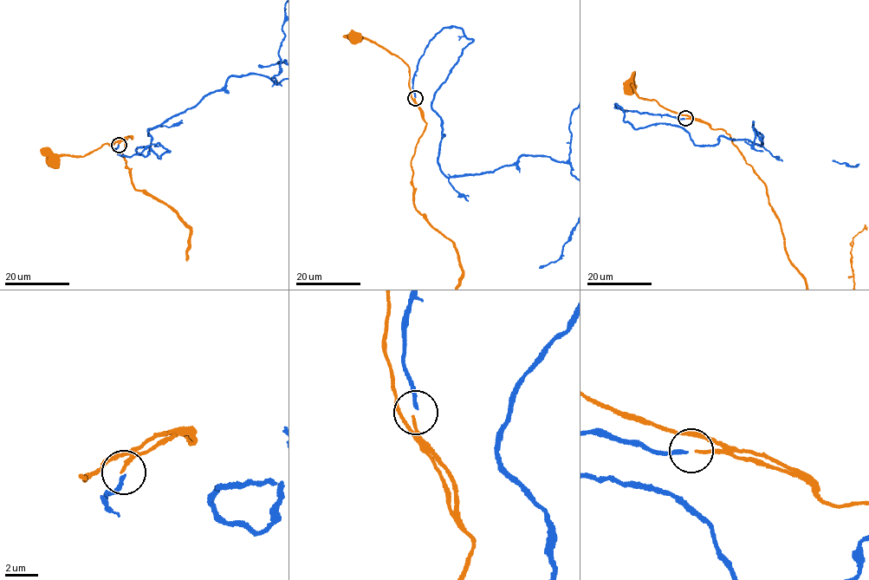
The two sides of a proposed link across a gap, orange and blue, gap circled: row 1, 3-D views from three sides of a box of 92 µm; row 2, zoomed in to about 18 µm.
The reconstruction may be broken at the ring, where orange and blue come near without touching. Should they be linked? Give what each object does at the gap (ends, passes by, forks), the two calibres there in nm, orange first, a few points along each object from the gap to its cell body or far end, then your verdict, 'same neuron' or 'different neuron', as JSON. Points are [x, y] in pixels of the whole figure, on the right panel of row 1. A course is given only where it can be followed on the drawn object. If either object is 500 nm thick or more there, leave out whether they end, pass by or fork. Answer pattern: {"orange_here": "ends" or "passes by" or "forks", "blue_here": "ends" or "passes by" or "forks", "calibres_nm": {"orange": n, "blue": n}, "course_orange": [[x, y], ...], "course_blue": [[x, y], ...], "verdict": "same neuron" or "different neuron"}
{"orange_here": "ends", "blue_here": "ends", "calibres_nm": {"orange": 180, "blue": 190}, "course_orange": [[685, 119], [689, 117], [671, 112], [651, 99], [639, 97], [632, 85], [630, 87]], "verdict": "same neuron"}

